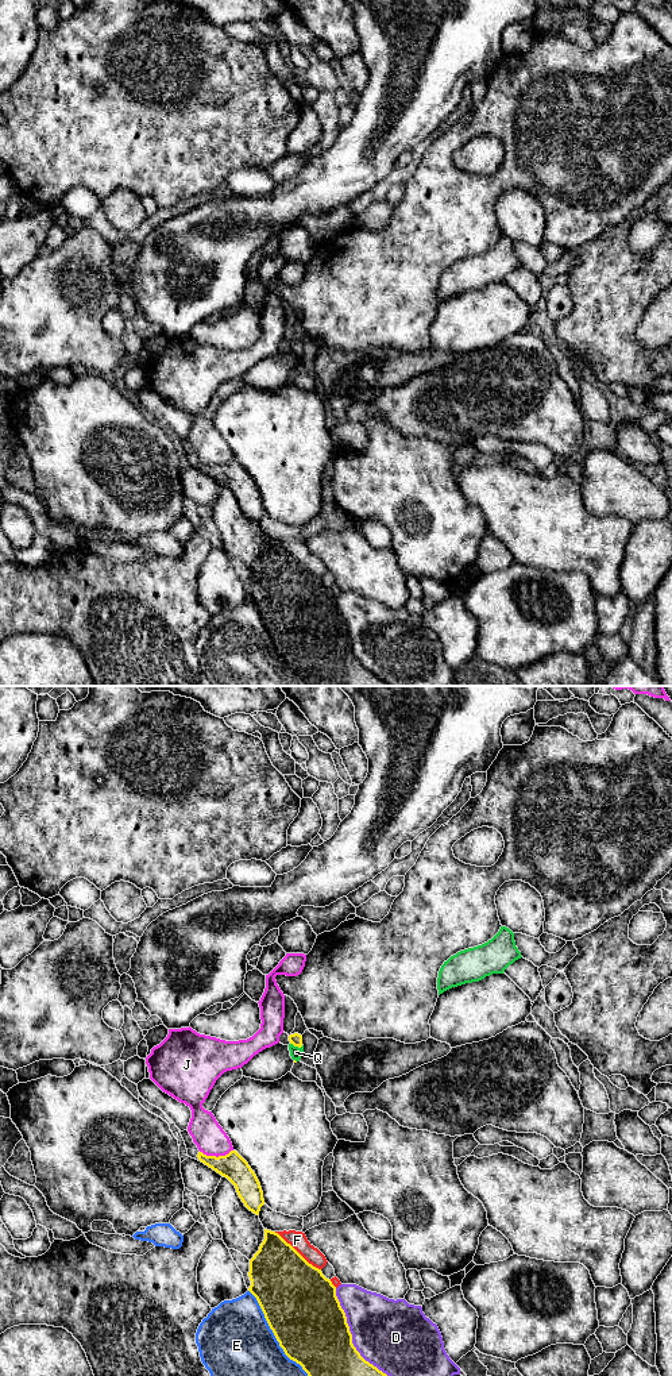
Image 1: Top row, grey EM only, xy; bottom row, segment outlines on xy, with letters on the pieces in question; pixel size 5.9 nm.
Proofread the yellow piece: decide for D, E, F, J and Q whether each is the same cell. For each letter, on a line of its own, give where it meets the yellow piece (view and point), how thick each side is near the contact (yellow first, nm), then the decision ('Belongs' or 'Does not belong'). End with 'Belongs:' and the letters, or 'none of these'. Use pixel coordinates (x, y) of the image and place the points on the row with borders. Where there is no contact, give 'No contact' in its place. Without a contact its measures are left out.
D: Touches yellow at xy (351, 1336). Thickness 420 nm (yellow) against 420 nm. Does not belong
E: Touches yellow at xy (274, 1334). Thickness 440 nm (yellow) against 440 nm. Does not belong
F: Touches yellow at xy (296, 1251). Thickness 400 nm (yellow) against 100 nm. Does not belong
J: Touches yellow at xy (215, 1156). Thickness 160 nm (yellow) against 190 nm. Does not belong
Q: Touches yellow at xy (297, 1045). Thickness 70 nm (yellow) against 70 nm. Does not belong
Belongs: none of these

